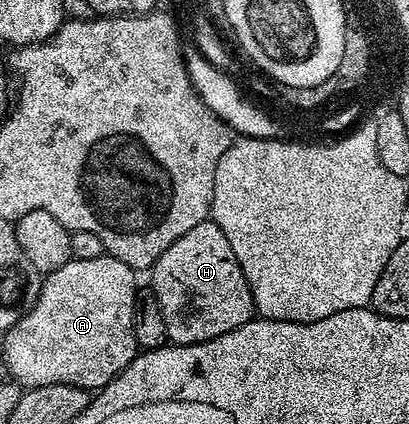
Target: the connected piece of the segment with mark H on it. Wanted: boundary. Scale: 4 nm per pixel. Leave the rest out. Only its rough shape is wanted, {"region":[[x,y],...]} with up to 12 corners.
{"region":[[208,218],[150,269],[173,344],[256,315],[245,274]]}

